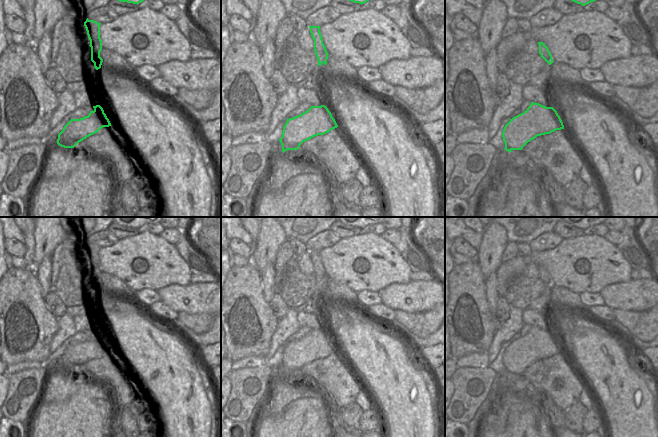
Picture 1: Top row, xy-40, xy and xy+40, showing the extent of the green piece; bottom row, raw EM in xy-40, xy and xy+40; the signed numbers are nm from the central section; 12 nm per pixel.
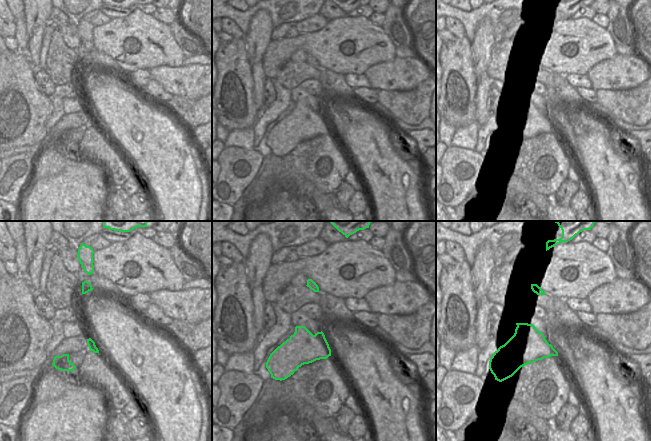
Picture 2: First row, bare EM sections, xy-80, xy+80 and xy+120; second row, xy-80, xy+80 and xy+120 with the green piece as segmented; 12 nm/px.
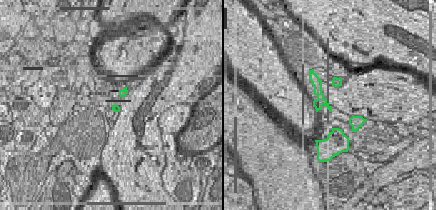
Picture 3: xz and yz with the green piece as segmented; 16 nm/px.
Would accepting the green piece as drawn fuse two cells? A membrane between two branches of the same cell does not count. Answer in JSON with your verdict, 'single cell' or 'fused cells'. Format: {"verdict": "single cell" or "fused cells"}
{"verdict": "single cell"}

